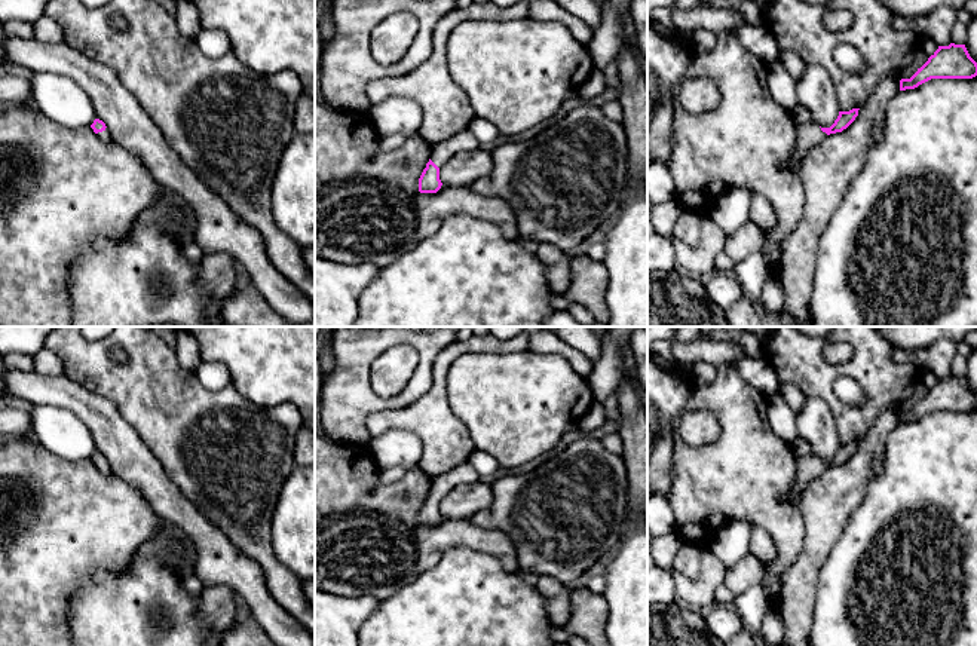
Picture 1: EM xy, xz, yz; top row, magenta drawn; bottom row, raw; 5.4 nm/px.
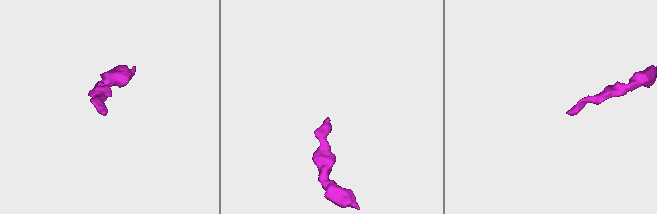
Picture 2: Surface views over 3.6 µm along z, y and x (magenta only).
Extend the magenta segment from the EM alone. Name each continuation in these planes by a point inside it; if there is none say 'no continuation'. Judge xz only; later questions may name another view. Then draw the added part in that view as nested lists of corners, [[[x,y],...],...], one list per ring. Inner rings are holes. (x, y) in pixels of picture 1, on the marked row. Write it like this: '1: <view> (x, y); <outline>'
1: xz (462, 141); [[[465,129],[462,132],[451,135],[445,141],[432,146],[431,160],[438,168],[441,168],[456,153],[478,150],[480,146],[481,143],[474,137],[474,134],[469,129]]]

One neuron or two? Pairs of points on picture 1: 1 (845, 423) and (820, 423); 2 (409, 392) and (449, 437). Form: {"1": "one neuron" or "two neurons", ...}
{"1": "two neurons", "2": "two neurons"}

